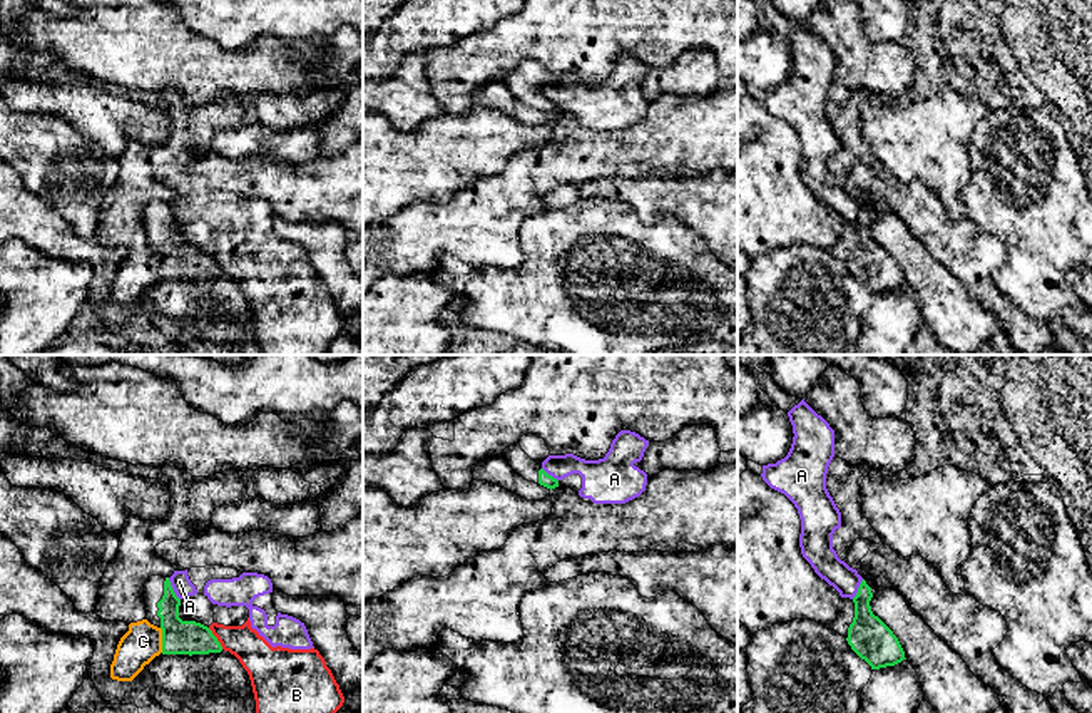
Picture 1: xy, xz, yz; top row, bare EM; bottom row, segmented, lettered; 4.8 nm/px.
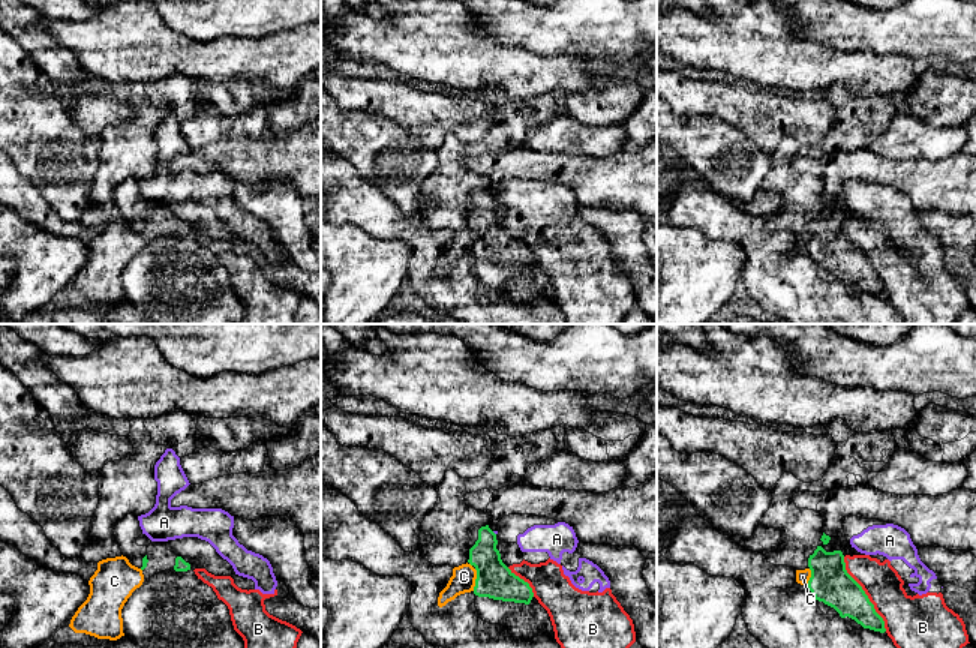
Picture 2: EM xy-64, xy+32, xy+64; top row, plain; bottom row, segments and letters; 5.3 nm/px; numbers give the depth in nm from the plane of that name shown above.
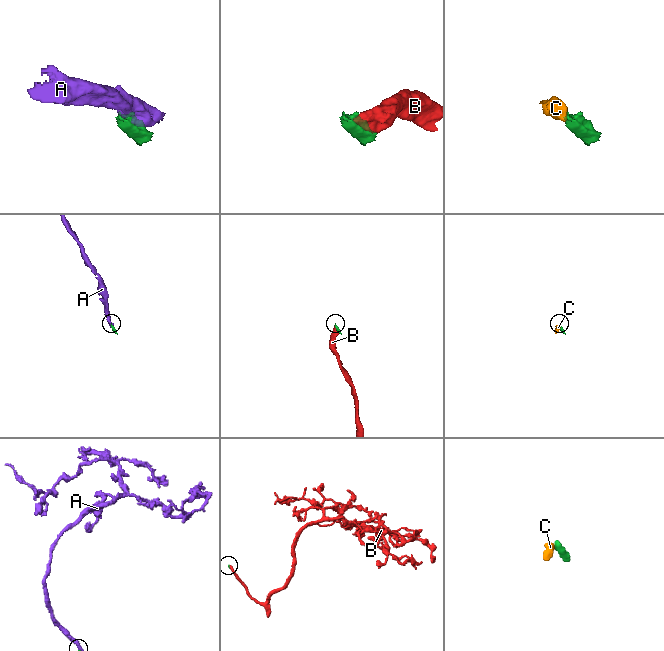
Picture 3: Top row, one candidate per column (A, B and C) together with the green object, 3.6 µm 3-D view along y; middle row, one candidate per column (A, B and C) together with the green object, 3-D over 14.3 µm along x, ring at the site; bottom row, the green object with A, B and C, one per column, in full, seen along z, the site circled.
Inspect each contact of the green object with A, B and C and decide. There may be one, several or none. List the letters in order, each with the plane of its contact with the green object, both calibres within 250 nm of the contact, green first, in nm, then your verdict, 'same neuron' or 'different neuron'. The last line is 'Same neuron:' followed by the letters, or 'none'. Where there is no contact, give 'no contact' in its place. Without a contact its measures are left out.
A: xy | 160/90 nm | different neuron
B: xy | 160/170 nm | different neuron
C: xy | 160/180 nm | different neuron
Same neuron: none

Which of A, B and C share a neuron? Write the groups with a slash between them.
A B / C

